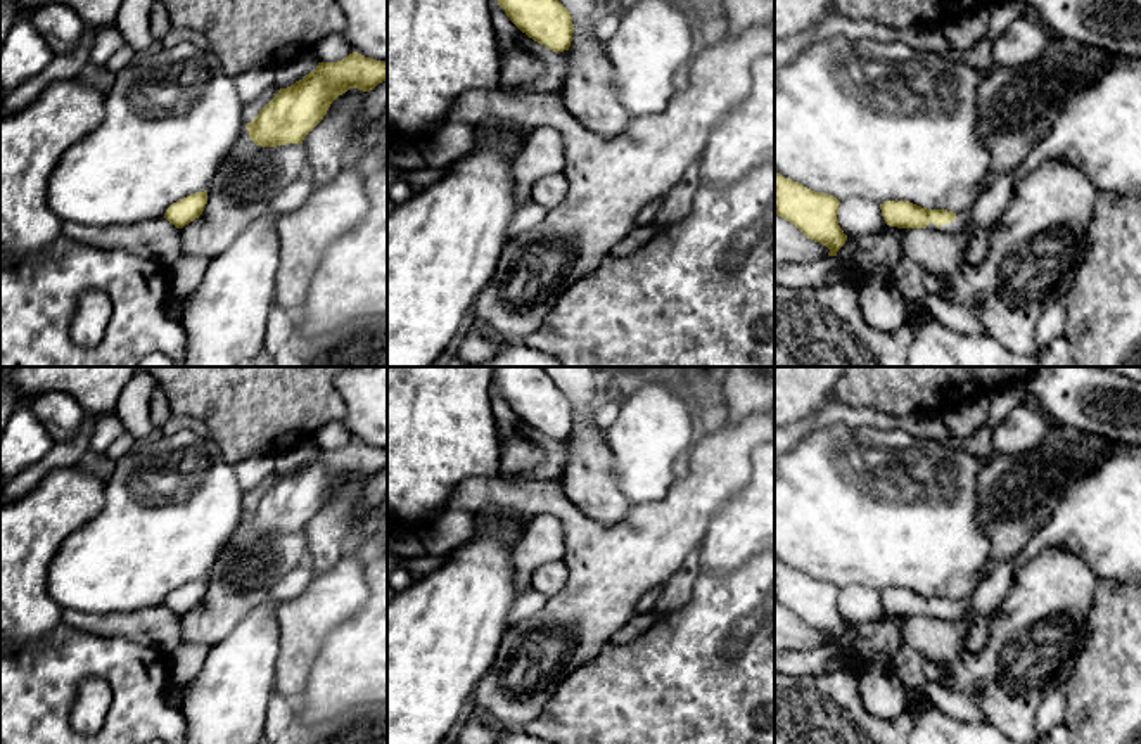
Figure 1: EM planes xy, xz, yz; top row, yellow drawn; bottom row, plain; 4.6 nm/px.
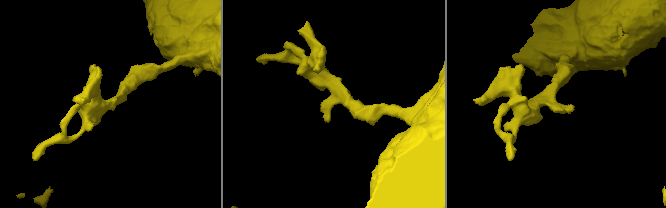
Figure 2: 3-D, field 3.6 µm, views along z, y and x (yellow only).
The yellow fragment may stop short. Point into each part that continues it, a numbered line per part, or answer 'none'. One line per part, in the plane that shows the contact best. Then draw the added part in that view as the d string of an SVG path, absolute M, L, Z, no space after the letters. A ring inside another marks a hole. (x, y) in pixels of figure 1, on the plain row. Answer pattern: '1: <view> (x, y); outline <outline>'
1: yz (958, 611); outline M956 602L956 606L951 611L942 613L937 616L932 609L927 613L928 618L940 618L949 621L958 621L965 614L963 604Z

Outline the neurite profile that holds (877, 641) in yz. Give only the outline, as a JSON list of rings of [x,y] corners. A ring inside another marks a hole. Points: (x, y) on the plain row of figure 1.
[[[885,613],[870,623],[847,625],[837,644],[863,664],[890,661],[902,645],[901,626],[902,616]]]

